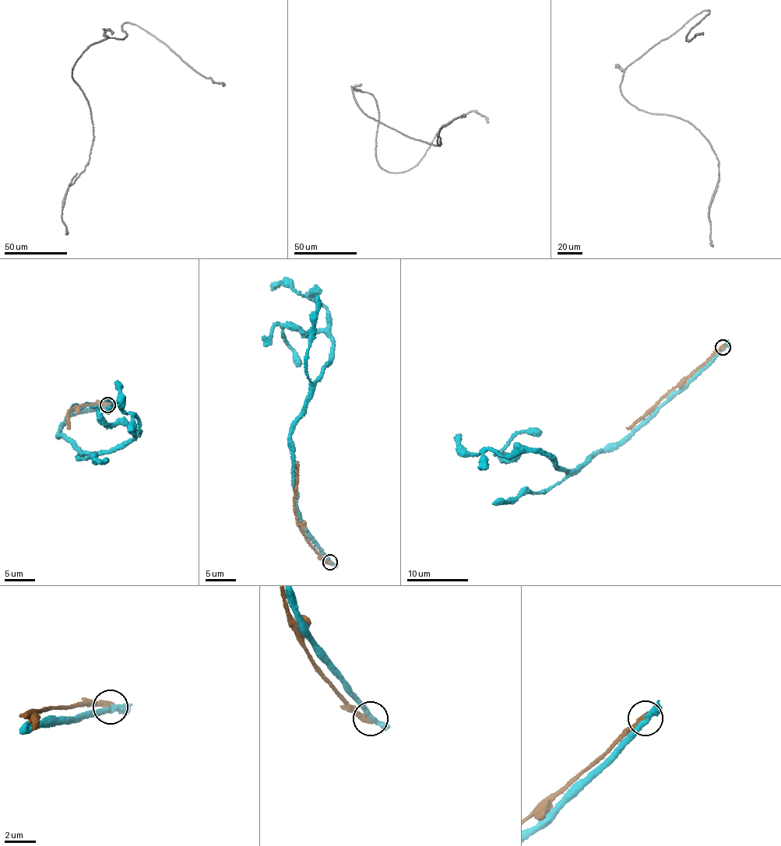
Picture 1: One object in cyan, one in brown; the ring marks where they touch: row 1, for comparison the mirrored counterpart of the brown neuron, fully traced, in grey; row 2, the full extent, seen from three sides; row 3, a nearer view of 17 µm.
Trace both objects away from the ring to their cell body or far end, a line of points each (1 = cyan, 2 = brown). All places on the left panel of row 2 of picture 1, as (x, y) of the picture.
1: (107, 404), (72, 413), (59, 433), (97, 453), (134, 440), (126, 424), (102, 422), (99, 407), (109, 410)
2: (107, 404), (96, 401), (73, 407), (68, 418), (70, 427)

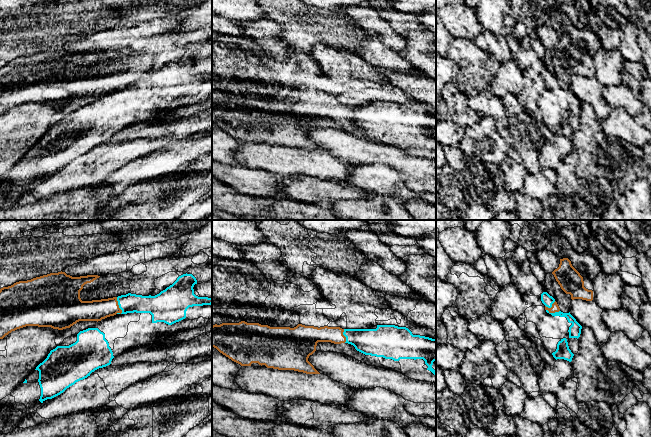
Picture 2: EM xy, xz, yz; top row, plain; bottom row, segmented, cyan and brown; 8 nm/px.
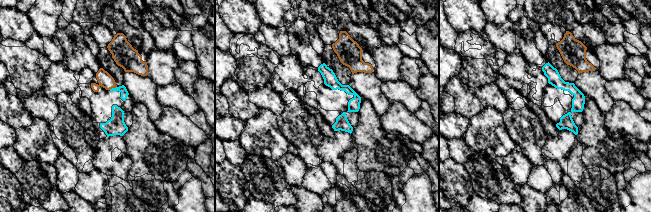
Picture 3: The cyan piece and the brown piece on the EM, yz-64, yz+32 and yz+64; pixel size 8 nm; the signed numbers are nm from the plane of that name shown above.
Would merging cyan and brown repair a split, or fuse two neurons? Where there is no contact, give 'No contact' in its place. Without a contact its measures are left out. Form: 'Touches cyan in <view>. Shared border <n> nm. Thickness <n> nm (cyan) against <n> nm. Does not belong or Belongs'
Touches cyan in yz. Shared border 130 nm. Thickness 60 nm (cyan) against 60 nm. Does not belong

